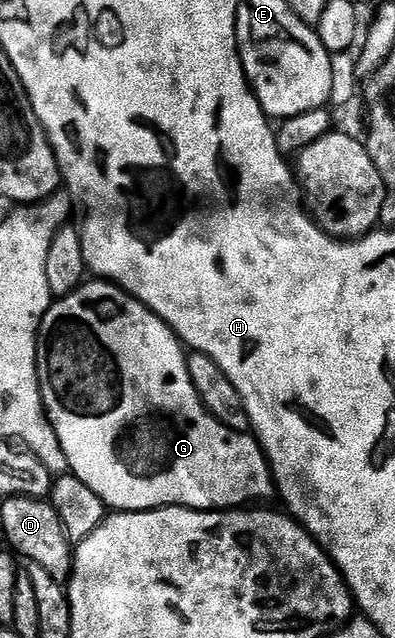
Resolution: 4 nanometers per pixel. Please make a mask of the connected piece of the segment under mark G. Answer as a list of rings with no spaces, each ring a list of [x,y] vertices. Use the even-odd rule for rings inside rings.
[[[109,281],[83,282],[71,295],[62,299],[54,299],[44,313],[42,324],[38,330],[38,384],[42,394],[42,404],[46,406],[46,415],[54,426],[56,437],[60,437],[60,445],[64,449],[64,457],[68,461],[70,471],[106,502],[107,508],[120,511],[157,511],[159,507],[191,507],[193,511],[229,511],[242,509],[253,499],[266,499],[275,494],[274,477],[270,464],[266,462],[266,452],[259,445],[253,434],[241,435],[216,421],[208,413],[206,406],[200,401],[196,389],[192,385],[192,377],[188,377],[186,364],[187,352],[181,339],[165,321],[151,313],[139,299],[134,299],[121,287]]]

